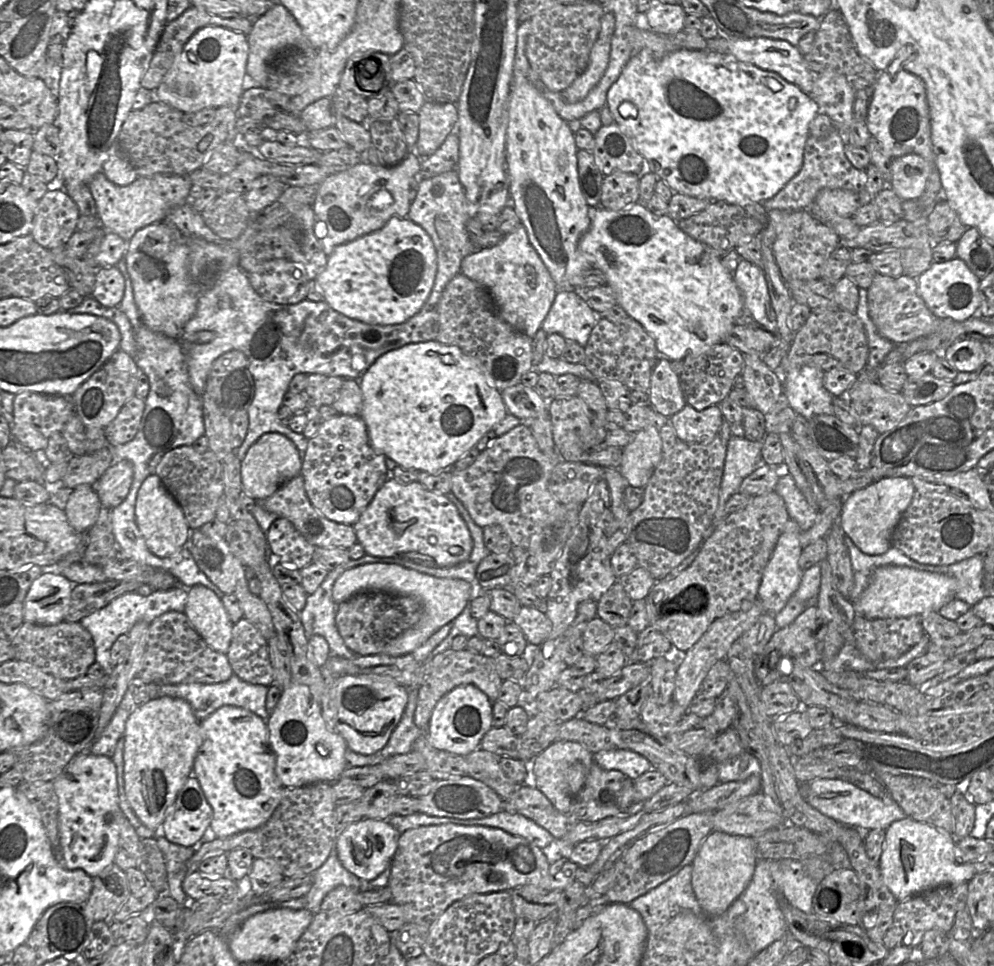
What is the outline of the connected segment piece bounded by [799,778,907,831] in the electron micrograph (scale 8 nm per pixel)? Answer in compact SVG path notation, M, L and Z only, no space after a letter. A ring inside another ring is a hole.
M820 778L806 784L800 784L799 788L801 788L803 798L811 807L827 817L842 824L858 828L861 831L871 829L885 831L894 821L907 817L894 800L886 803L846 779Z

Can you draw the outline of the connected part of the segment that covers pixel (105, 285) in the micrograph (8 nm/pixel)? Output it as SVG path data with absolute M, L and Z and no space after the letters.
M116 266L97 269L92 298L104 307L114 308L121 303L124 292L125 279Z

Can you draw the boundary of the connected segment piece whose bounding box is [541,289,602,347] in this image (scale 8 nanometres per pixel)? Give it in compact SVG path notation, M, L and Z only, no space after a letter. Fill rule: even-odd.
M559 289L541 329L547 334L558 333L585 347L593 327L602 317L575 289Z

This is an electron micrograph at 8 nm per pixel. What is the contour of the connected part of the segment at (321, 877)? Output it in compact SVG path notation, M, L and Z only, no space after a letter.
M335 847L326 861L310 875L313 883L305 899L306 909L313 914L321 911L320 906L324 897L337 886L353 887L359 891L372 890L369 881L357 877L343 867Z

